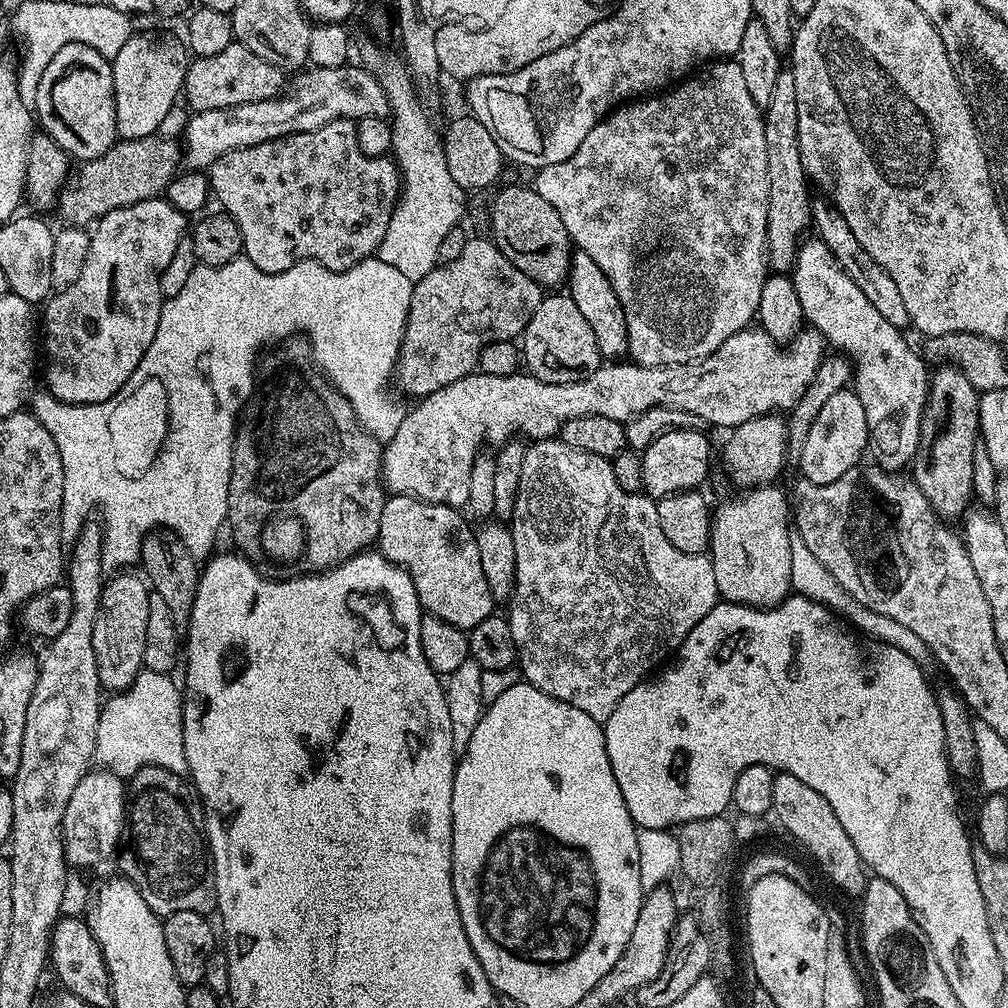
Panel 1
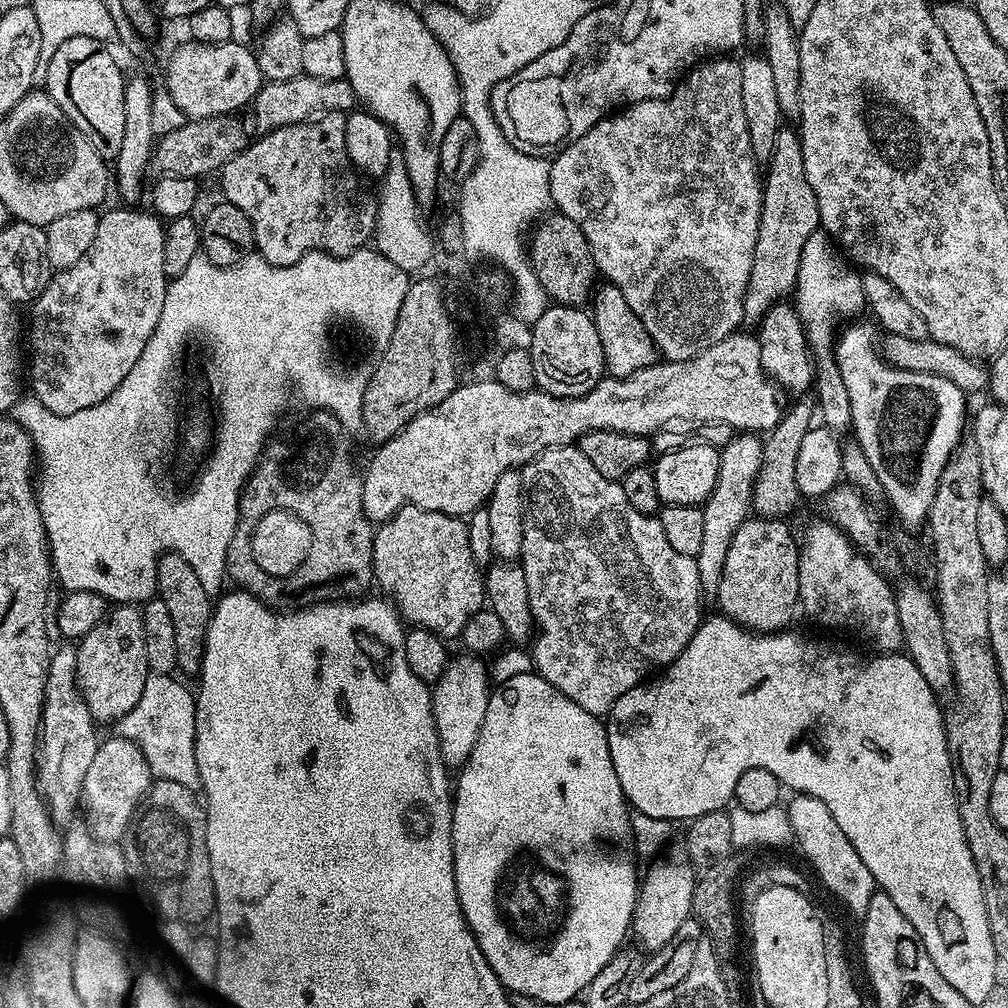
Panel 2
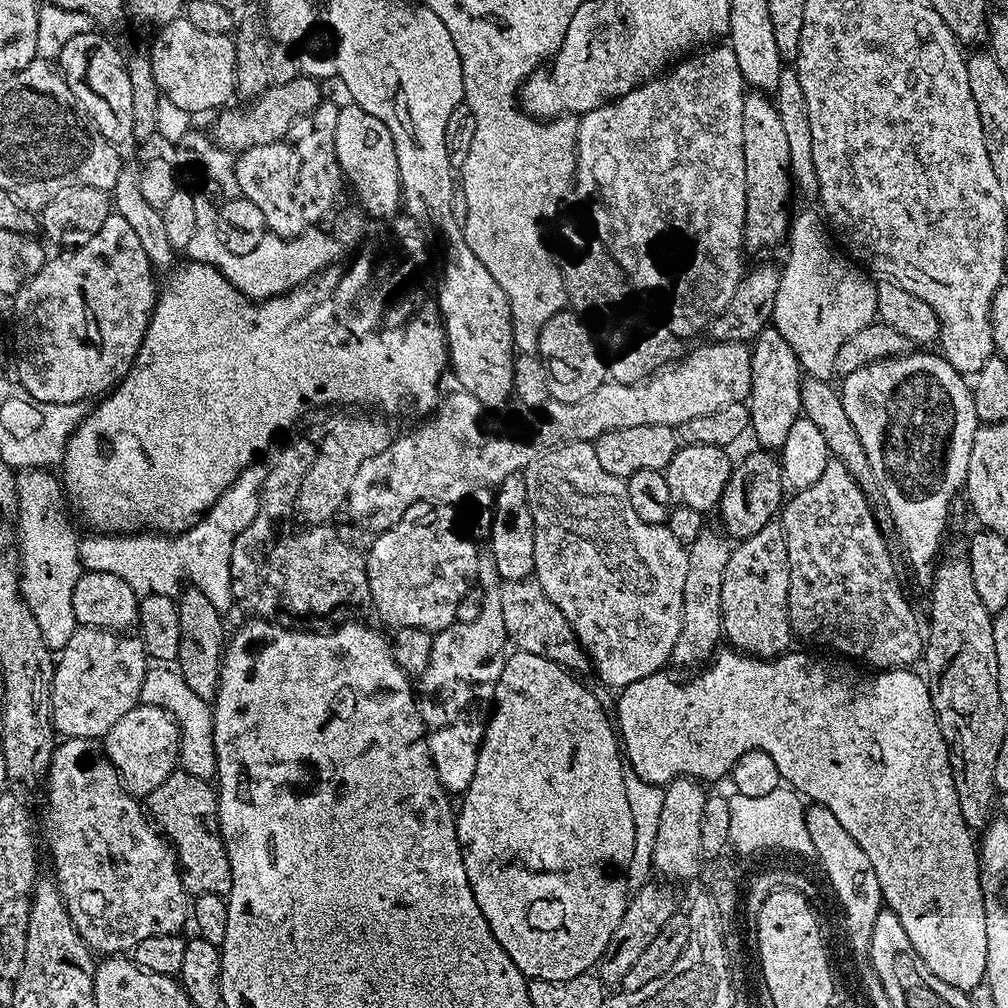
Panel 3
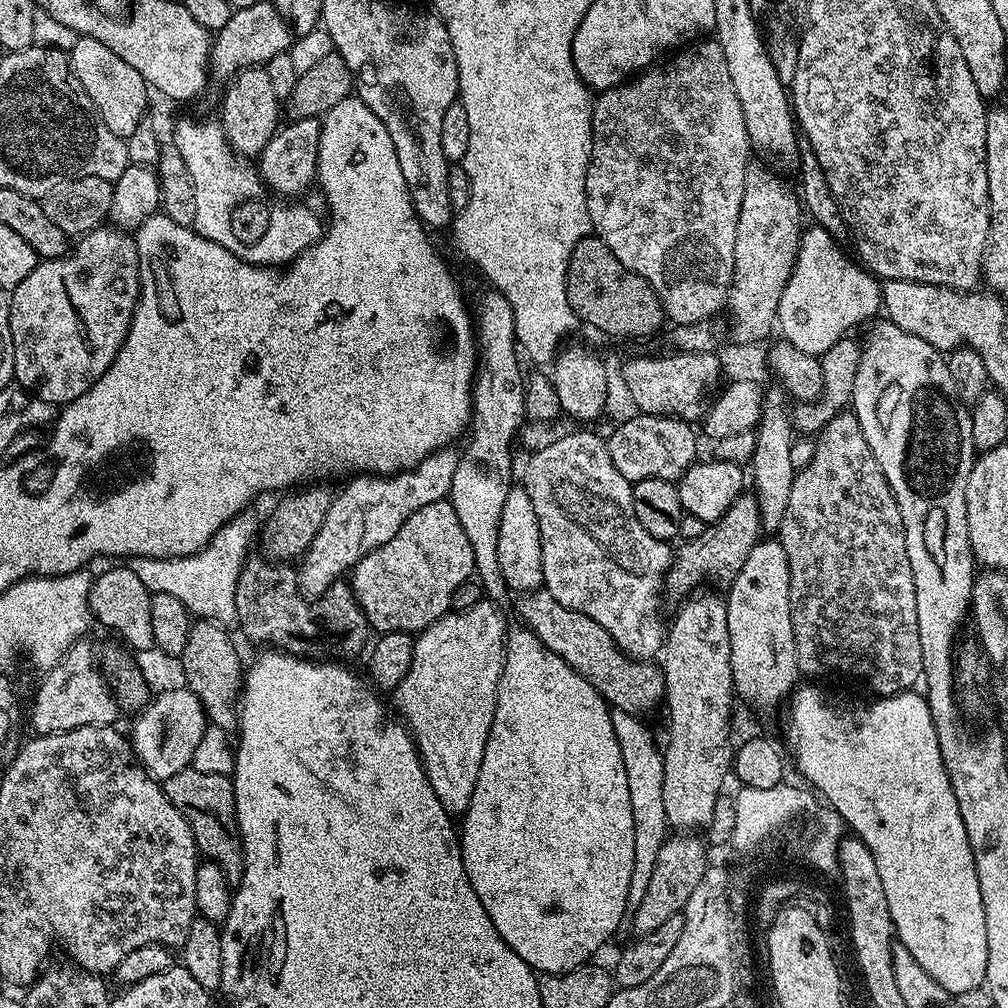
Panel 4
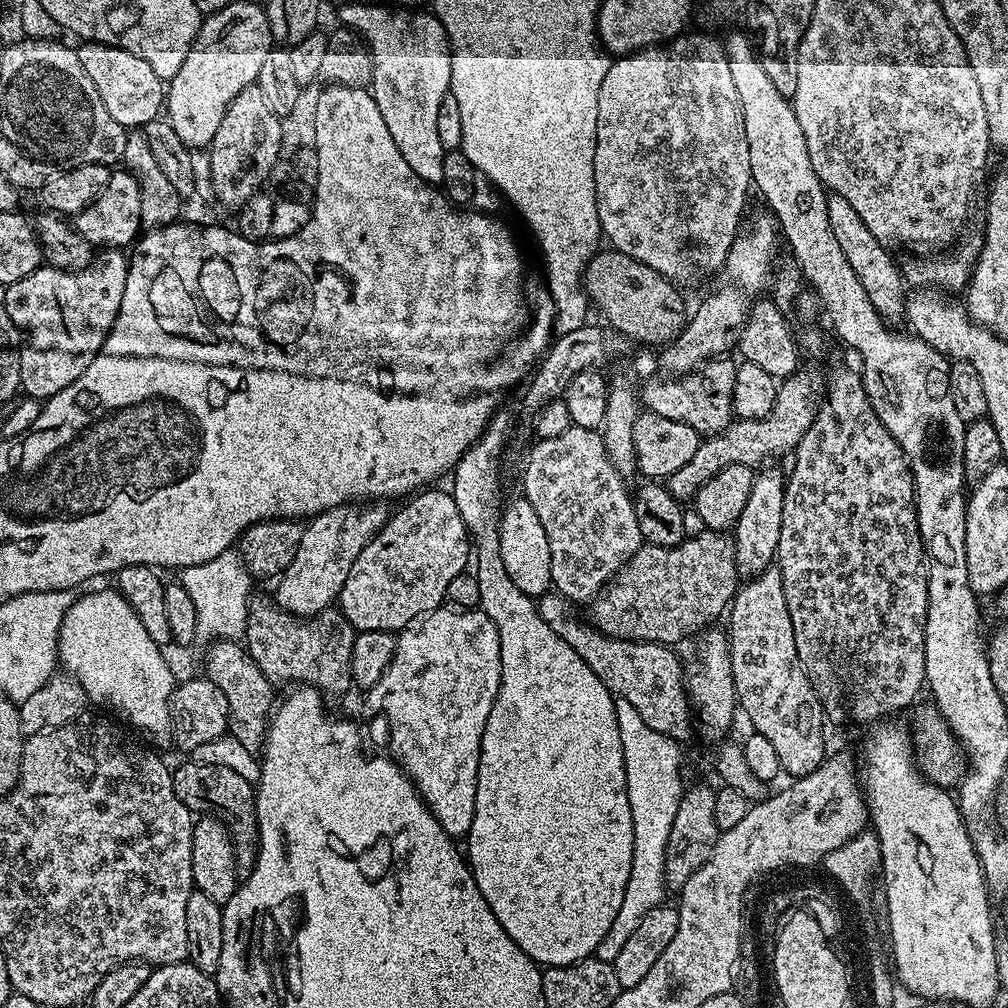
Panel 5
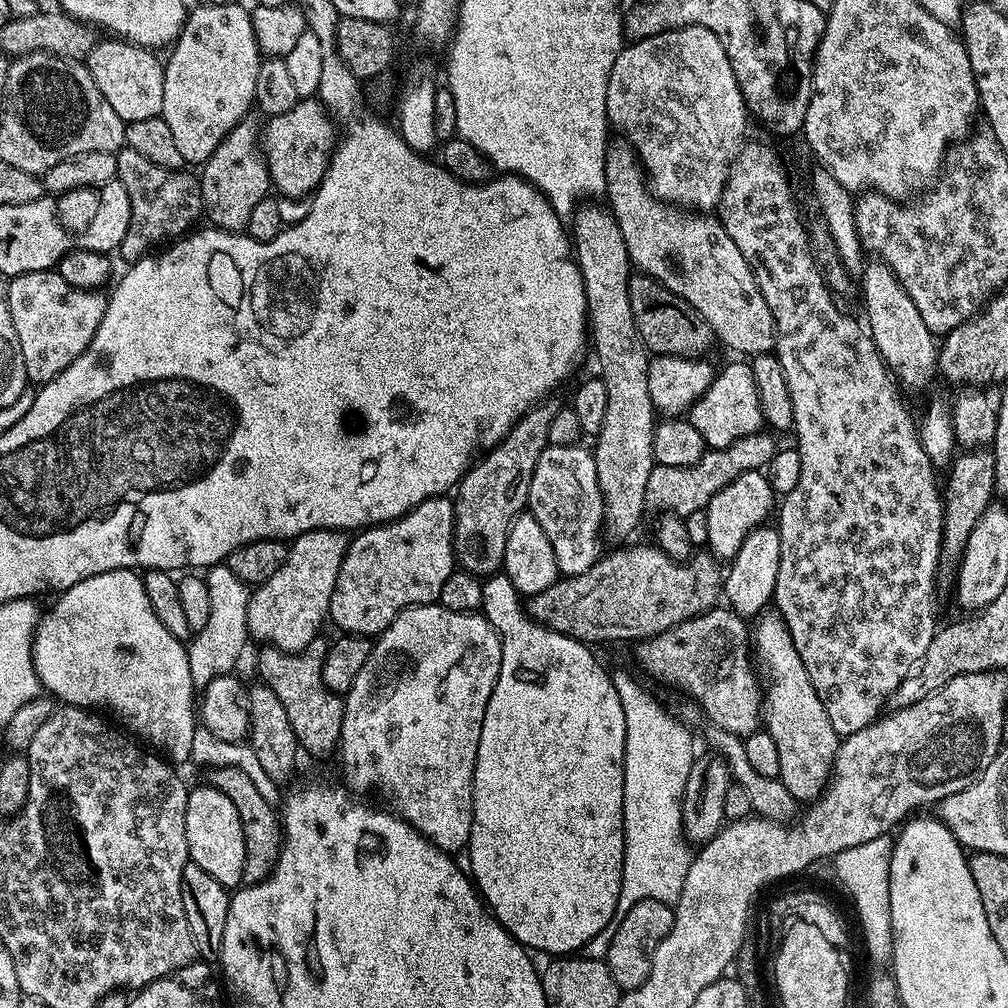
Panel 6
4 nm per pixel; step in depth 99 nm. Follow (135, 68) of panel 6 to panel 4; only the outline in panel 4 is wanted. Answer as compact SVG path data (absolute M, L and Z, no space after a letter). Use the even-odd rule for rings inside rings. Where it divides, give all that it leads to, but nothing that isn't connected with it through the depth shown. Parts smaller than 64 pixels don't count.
M81 36L77 39L75 46L70 50L70 59L72 61L72 73L78 78L82 90L94 102L102 122L114 130L114 134L128 137L134 134L134 129L140 125L141 120L145 119L148 108L148 95L150 89L148 83L134 70L134 66L122 62L110 46L102 46L98 38Z

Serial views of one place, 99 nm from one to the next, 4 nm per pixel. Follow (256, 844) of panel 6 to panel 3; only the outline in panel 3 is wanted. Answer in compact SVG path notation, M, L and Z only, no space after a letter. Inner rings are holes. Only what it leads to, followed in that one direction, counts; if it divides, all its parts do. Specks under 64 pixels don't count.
M177 770L166 778L162 786L158 786L146 797L146 811L157 828L164 833L176 850L176 858L180 862L180 877L184 888L193 897L222 896L227 897L232 885L230 858L226 858L224 839L220 836L220 815L216 805L218 792L209 781L194 778L183 770Z

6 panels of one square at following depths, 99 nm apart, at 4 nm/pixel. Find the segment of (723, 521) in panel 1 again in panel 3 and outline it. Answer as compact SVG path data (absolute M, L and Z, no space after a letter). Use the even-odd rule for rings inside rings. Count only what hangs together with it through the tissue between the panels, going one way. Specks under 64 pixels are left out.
M773 522L762 526L758 534L739 541L726 562L726 578L722 578L722 633L733 649L746 656L755 656L758 660L775 660L783 657L793 647L794 633L788 617L788 599L790 598L790 558L786 550L784 525Z

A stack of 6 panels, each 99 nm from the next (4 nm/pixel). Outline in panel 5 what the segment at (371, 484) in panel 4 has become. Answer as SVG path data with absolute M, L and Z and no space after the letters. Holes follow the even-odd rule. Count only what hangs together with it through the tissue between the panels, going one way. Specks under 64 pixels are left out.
M353 502L338 508L327 508L307 521L304 541L294 554L294 562L275 581L276 605L296 616L315 616L323 608L331 608L337 603L346 574L354 566L354 558L366 550L366 546L382 530L388 520L389 509L380 502Z

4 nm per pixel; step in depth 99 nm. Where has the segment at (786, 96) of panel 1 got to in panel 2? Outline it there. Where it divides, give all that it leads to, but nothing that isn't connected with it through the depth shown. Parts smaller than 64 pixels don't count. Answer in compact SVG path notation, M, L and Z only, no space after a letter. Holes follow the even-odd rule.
M781 127L774 150L766 160L758 242L754 242L754 262L750 266L750 282L744 295L744 320L752 323L752 326L759 325L770 306L781 303L795 293L802 249L806 247L810 234L820 228L818 200L807 181L800 135L795 129L788 128L791 127Z

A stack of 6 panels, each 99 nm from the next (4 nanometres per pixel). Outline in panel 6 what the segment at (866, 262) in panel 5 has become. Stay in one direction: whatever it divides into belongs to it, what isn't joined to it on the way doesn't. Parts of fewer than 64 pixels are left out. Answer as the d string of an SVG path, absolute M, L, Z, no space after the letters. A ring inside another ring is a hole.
M872 258L869 261L860 276L866 331L872 337L874 346L884 359L889 372L903 387L905 384L908 388L924 388L938 376L937 337L926 326L926 322L922 322L922 314L918 314L914 298L906 294L906 286L902 286L896 275L879 260Z

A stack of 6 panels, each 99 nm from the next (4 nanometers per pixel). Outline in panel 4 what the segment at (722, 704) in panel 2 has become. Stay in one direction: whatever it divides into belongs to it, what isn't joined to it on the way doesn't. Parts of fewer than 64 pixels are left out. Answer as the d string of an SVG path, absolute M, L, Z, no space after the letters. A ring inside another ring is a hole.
M797 687L790 697L788 708L788 744L789 753L796 755L796 768L809 780L817 792L825 796L824 800L845 819L847 827L874 854L878 862L878 875L882 878L882 890L886 890L886 906L890 906L890 918L895 939L910 954L914 954L914 962L941 984L948 992L959 994L966 990L974 990L984 984L986 974L986 910L982 910L982 890L978 890L978 874L974 866L974 854L970 850L970 842L966 834L966 826L962 822L962 814L958 810L958 798L954 798L954 790L950 786L950 778L946 766L942 762L942 754L938 746L938 734L934 730L934 718L930 718L930 706L927 699L919 691L909 690L896 696L882 696L871 701L865 708L835 708L816 688Z

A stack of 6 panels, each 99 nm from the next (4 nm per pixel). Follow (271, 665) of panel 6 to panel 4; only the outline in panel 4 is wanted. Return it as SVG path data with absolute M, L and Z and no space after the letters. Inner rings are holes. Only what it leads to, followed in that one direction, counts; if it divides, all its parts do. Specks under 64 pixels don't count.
M260 554L247 560L238 574L238 586L234 590L234 610L238 628L254 643L287 652L289 656L303 656L319 661L335 658L340 662L352 662L348 660L354 659L360 651L363 653L370 644L370 625L362 606L358 606L358 598L352 592L351 583L331 584L320 596L309 598L301 592L297 569L291 563L269 560Z

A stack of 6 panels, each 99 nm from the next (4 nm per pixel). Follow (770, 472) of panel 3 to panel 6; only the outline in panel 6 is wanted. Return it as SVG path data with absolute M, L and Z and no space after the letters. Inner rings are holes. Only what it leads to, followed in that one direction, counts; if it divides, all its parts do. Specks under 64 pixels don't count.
M632 544L617 552L601 555L598 563L586 574L566 576L555 580L546 590L527 597L526 611L536 623L579 640L581 644L616 644L619 640L639 642L662 634L698 614L717 607L722 600L724 576L721 561L707 551L700 550L687 560L667 556L659 546Z

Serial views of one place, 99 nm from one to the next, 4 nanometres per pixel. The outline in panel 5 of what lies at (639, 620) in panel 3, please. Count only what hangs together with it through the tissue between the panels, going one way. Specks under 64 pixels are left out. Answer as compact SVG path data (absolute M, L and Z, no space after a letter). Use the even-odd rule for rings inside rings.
M573 426L566 430L566 434L558 434L558 438L536 440L533 445L532 453L529 454L528 461L524 464L524 492L522 492L522 496L523 499L530 502L530 506L534 506L534 510L546 530L546 539L550 541L552 588L569 602L575 602L575 600L591 601L600 595L604 585L628 563L628 559L645 543L642 534L638 530L638 518L636 517L636 506L633 497L630 495L630 490L628 492L624 486L626 484L625 477L621 476L620 471L610 462L610 458L606 454L603 435L597 429Z

